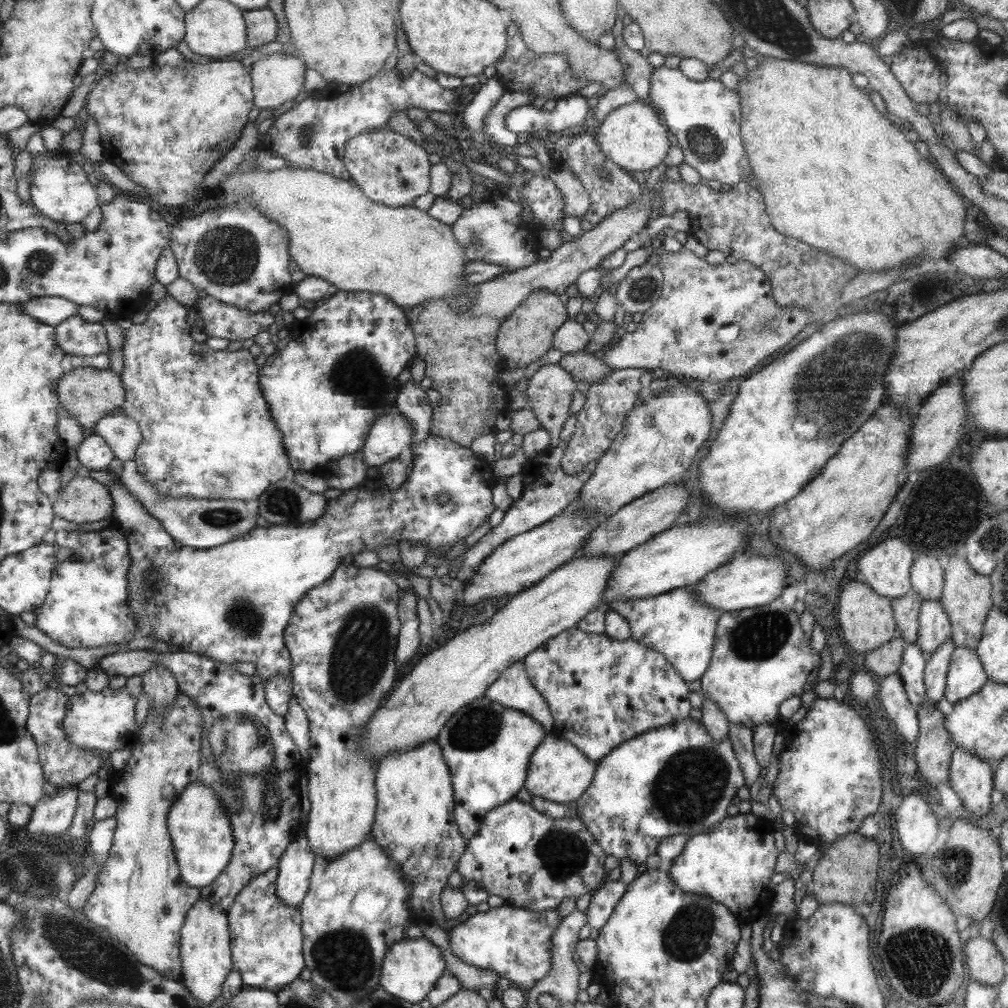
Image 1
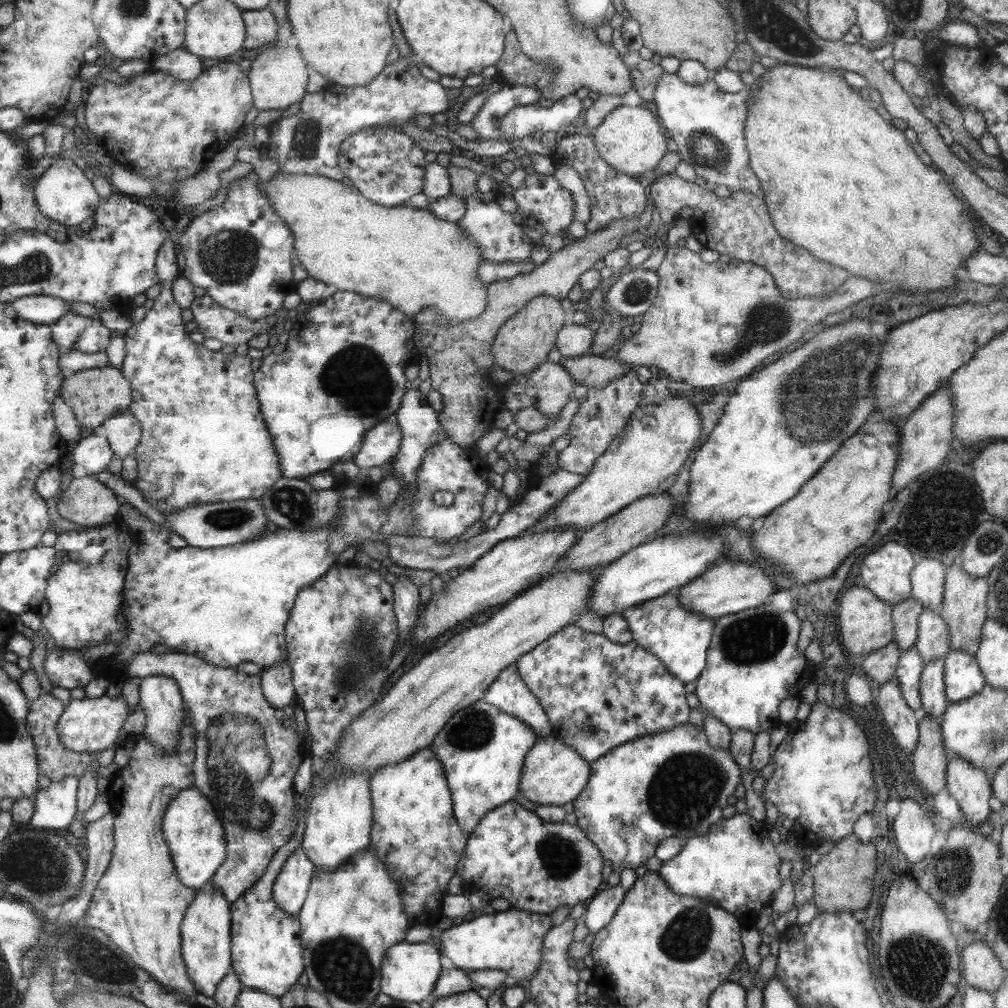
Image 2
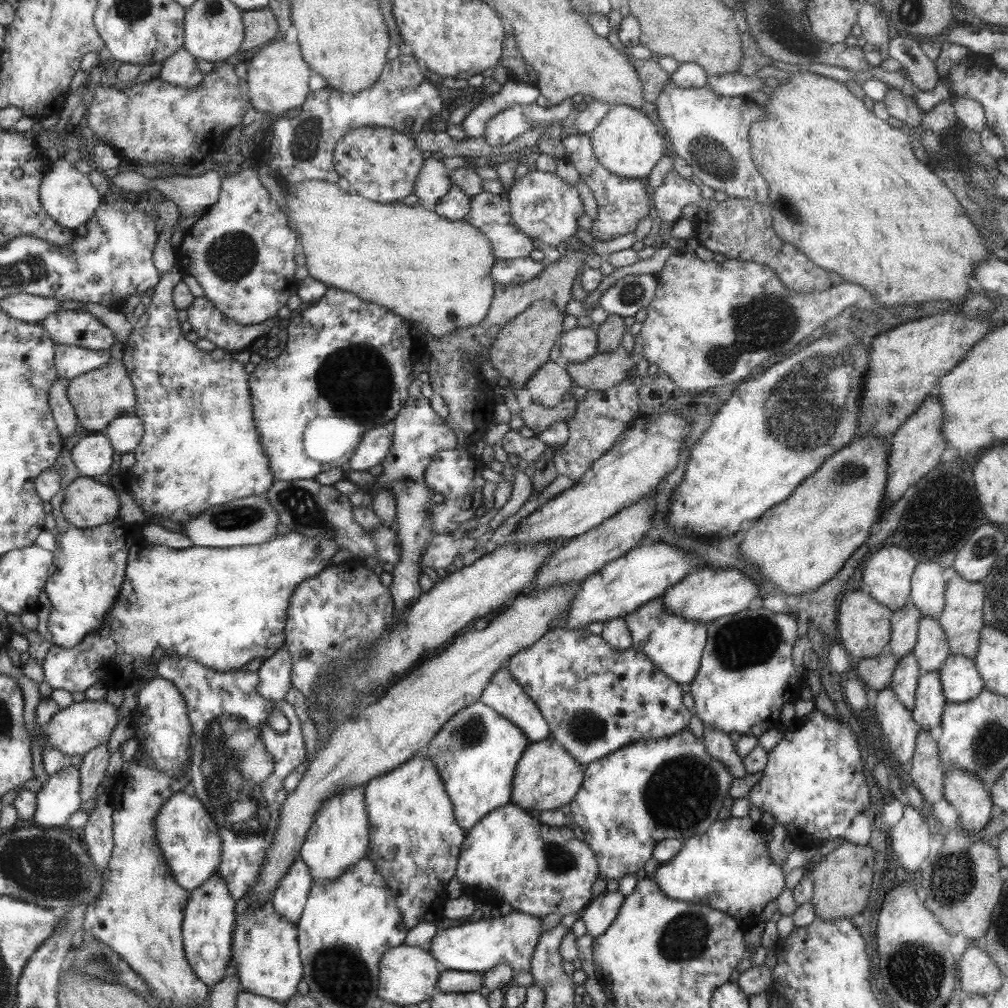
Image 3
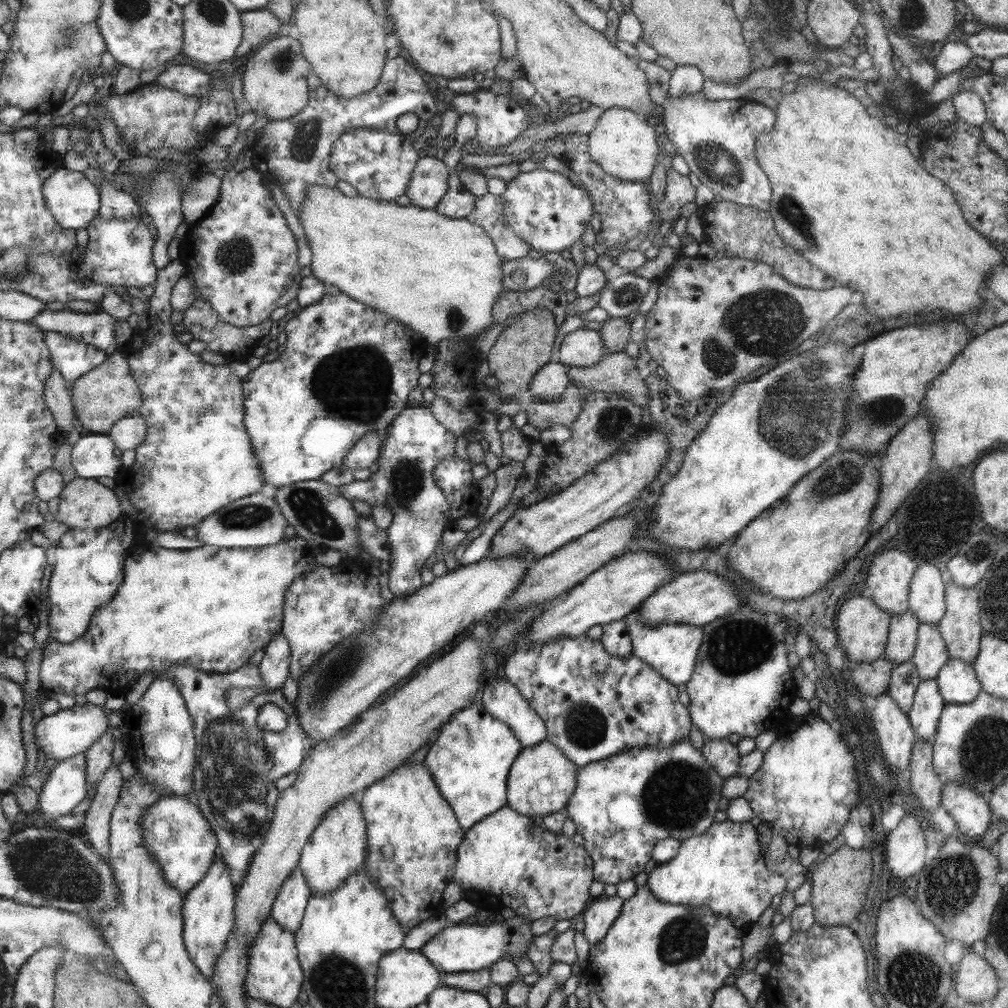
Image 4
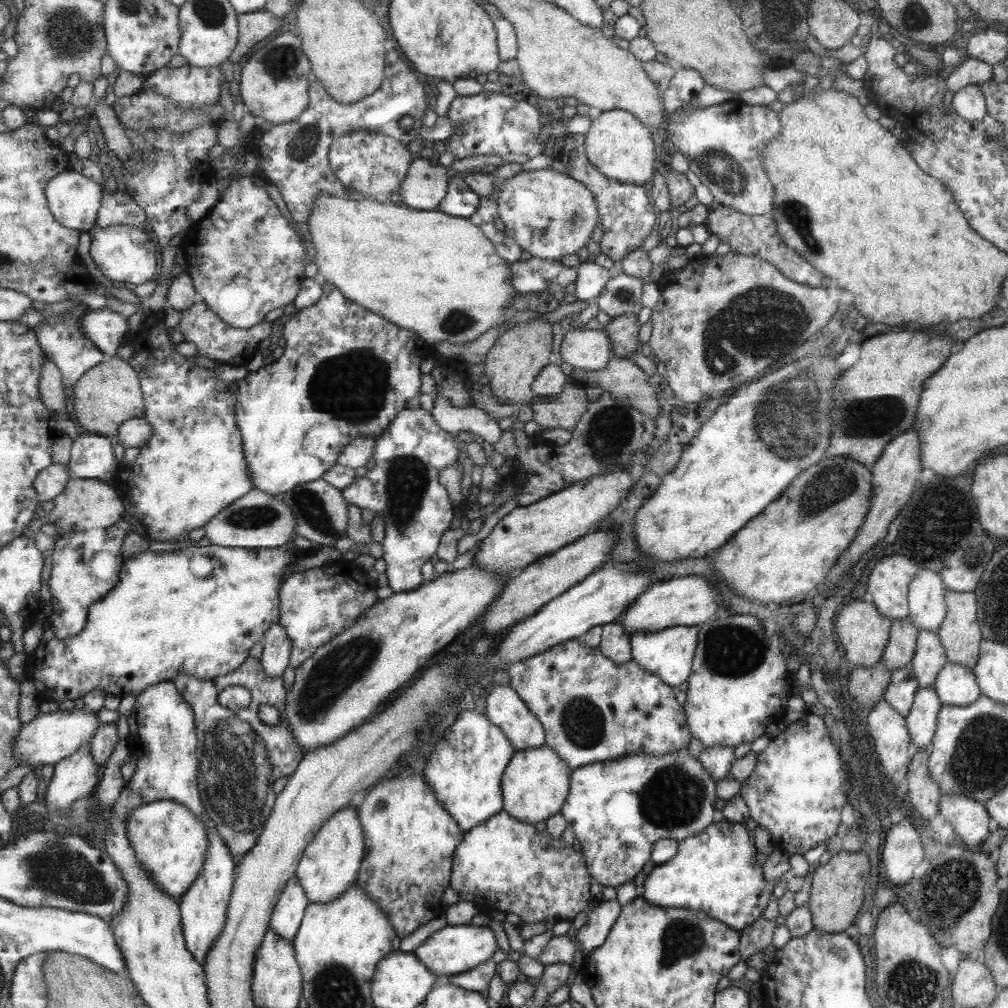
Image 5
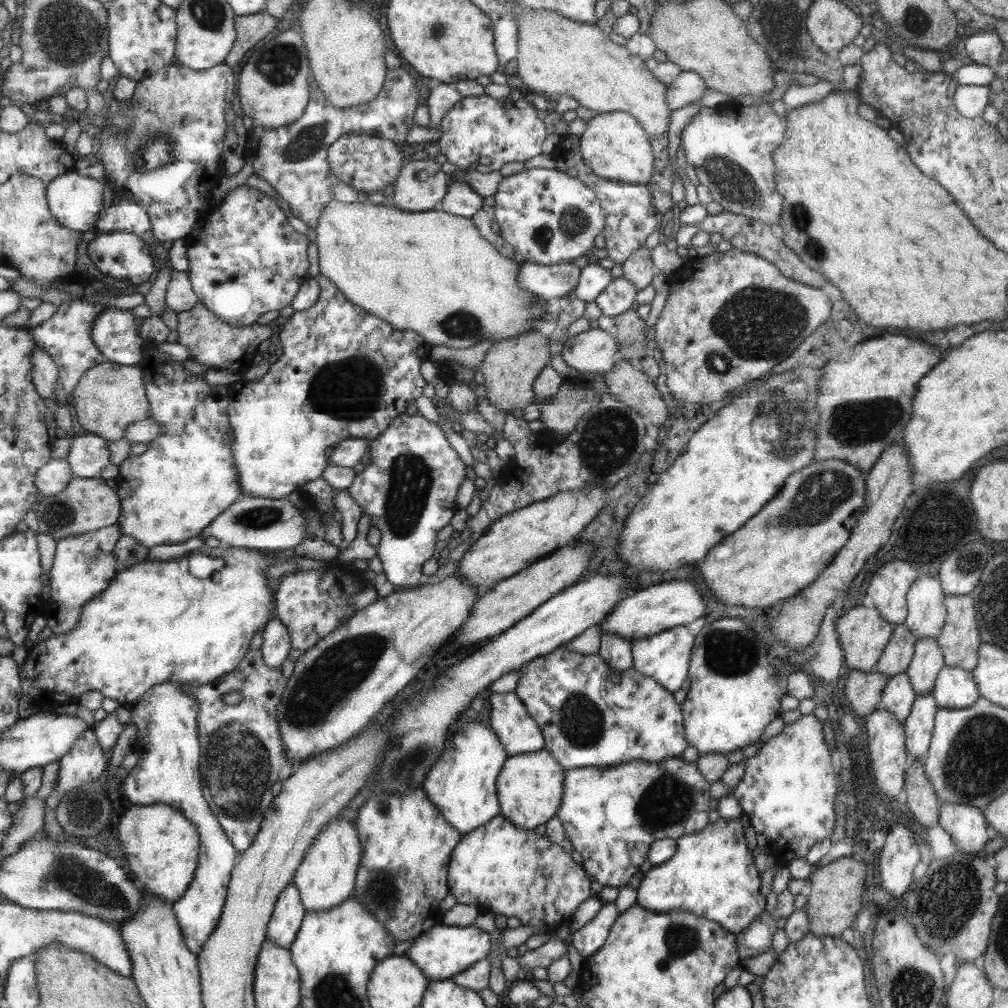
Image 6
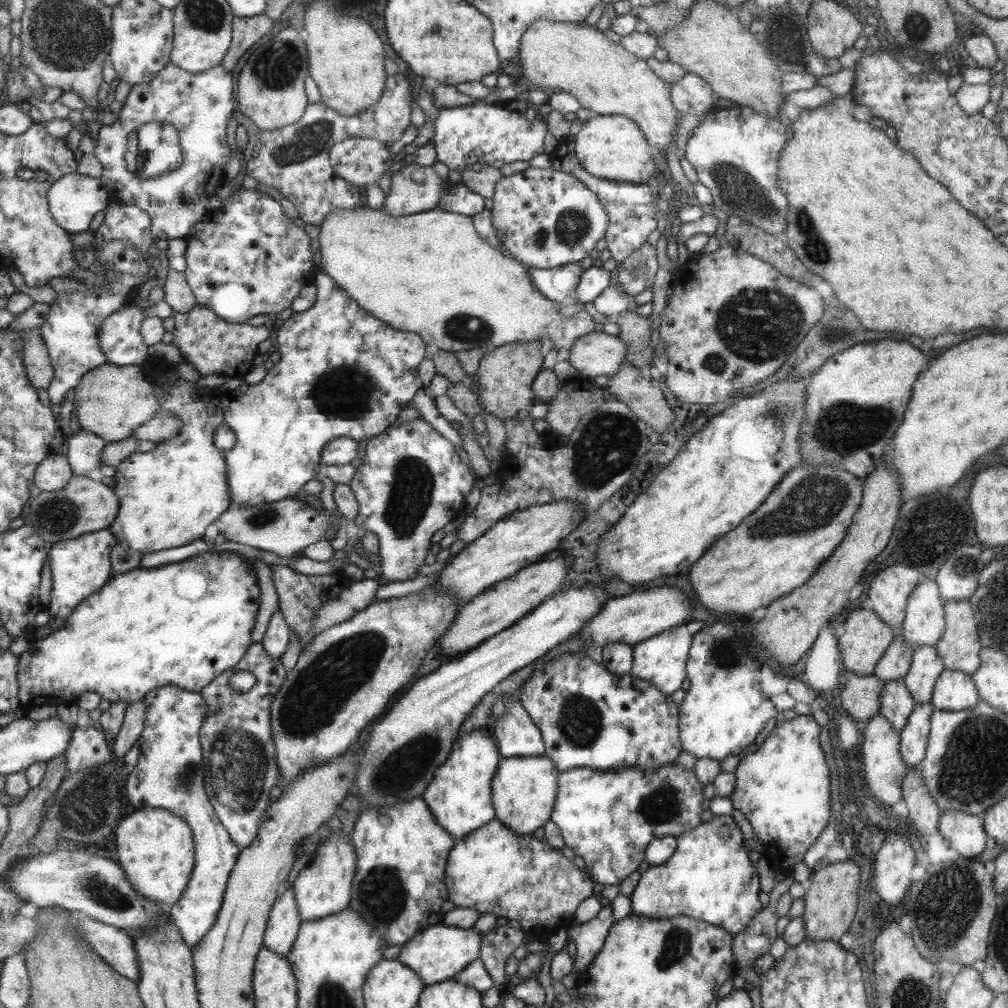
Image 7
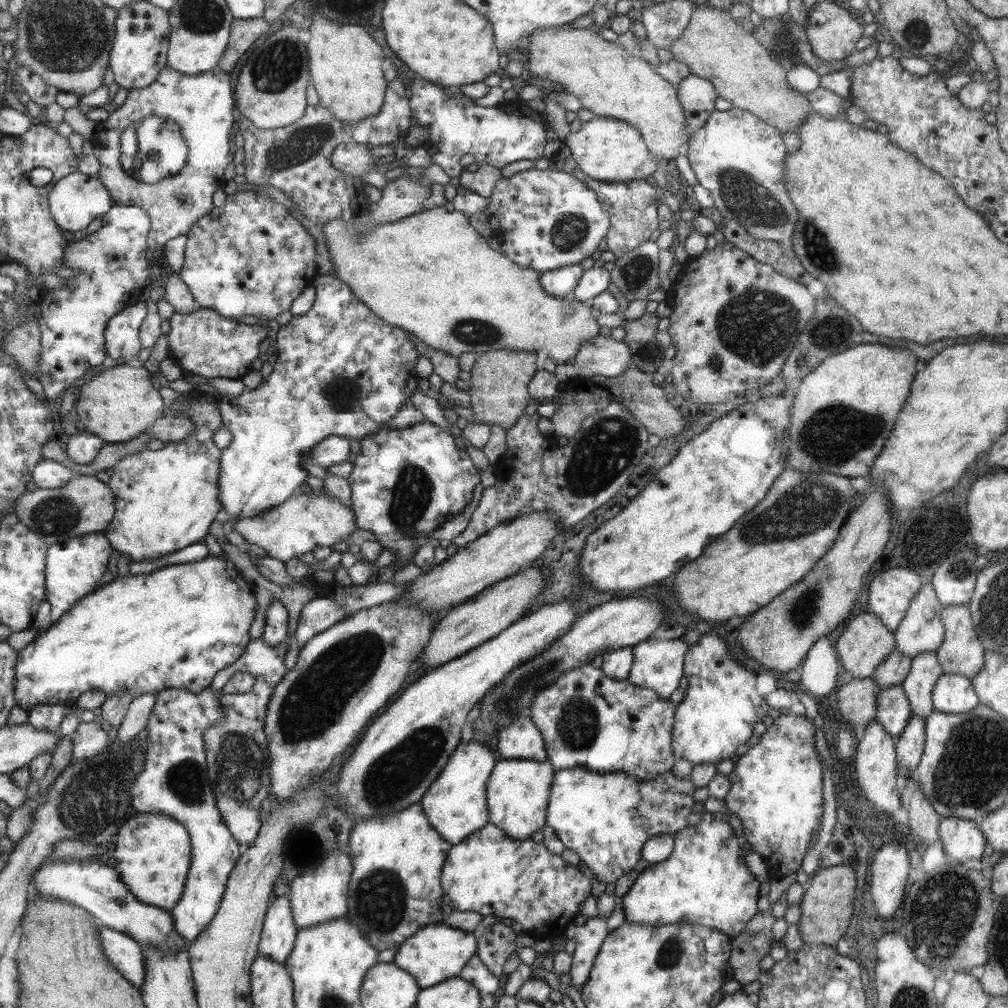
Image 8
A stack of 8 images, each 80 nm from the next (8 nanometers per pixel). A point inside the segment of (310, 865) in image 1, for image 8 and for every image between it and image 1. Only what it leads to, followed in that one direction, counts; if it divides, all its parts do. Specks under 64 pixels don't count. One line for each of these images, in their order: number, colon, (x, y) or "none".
2: (291, 885)
3: (289, 896)
4: (288, 908)
5: (285, 920)
6: (288, 912)
7: (282, 927)
8: (279, 931)

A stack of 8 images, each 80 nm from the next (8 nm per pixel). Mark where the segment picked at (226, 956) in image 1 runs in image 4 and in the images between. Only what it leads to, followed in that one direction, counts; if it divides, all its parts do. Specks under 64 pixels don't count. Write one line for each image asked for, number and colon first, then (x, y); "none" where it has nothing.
2: (206, 936)
3: (210, 915)
4: (208, 911)

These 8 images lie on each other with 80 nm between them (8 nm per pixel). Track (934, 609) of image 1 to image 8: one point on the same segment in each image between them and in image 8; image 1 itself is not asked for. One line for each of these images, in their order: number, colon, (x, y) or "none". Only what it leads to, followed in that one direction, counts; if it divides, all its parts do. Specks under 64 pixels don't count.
2: (932, 641)
3: (931, 649)
4: (930, 653)
5: (929, 656)
6: (927, 660)
7: (926, 665)
8: (924, 672)

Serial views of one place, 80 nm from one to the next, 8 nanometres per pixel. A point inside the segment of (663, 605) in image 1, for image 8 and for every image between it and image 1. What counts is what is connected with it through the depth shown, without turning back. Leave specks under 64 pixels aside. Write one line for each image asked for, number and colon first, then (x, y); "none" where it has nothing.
2: (680, 638)
3: (675, 644)
4: (672, 649)
5: (668, 653)
6: (664, 656)
7: (661, 659)
8: (656, 665)

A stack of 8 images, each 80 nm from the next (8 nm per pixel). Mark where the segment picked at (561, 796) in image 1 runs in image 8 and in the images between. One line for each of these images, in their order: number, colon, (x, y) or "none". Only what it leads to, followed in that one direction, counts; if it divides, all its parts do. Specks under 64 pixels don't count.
2: (553, 774)
3: (546, 777)
4: (540, 782)
5: (534, 787)
6: (530, 787)
7: (524, 790)
8: (517, 792)

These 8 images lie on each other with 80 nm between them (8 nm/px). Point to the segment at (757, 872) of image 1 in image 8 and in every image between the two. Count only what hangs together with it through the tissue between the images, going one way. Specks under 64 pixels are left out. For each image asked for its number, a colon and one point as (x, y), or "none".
2: (735, 867)
3: (729, 868)
4: (722, 869)
5: (715, 871)
6: (711, 874)
7: (707, 877)
8: (704, 881)

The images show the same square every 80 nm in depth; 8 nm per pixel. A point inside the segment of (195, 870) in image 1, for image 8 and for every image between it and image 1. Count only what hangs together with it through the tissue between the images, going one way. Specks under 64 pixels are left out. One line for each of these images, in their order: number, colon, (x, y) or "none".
2: (197, 840)
3: (191, 842)
4: (176, 832)
5: (169, 840)
6: (162, 845)
7: (156, 848)
8: (153, 853)

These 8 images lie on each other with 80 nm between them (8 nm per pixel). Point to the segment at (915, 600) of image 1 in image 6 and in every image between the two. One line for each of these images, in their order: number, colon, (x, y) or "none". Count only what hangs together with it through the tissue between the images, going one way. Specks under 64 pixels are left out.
2: (905, 615)
3: (904, 622)
4: (900, 644)
5: (899, 650)
6: (899, 650)

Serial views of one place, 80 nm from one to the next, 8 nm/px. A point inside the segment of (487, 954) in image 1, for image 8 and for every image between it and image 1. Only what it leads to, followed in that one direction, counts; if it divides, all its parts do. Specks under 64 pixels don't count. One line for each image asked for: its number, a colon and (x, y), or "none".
2: (512, 941)
3: (510, 939)
4: (455, 948)
5: (452, 949)
6: (442, 951)
7: (438, 953)
8: (437, 952)

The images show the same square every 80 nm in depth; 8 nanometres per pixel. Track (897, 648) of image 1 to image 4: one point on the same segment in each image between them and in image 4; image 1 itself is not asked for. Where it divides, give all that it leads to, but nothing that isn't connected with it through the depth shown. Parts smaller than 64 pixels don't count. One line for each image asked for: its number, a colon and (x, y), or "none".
2: (879, 666)
3: (876, 672)
4: (871, 679)

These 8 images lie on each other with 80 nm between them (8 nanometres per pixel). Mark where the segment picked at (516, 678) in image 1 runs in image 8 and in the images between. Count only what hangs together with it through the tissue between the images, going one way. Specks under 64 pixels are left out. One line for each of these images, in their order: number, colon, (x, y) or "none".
2: (508, 694)
3: (503, 694)
4: (500, 698)
5: (503, 707)
6: (517, 732)
7: (515, 735)
8: (519, 740)

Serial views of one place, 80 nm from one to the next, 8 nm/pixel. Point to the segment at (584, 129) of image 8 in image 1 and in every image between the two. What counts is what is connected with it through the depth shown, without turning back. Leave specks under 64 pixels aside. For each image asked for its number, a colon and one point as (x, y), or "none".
1: (631, 135)
2: (629, 138)
3: (625, 141)
4: (624, 146)
5: (618, 145)
6: (614, 146)
7: (613, 147)

